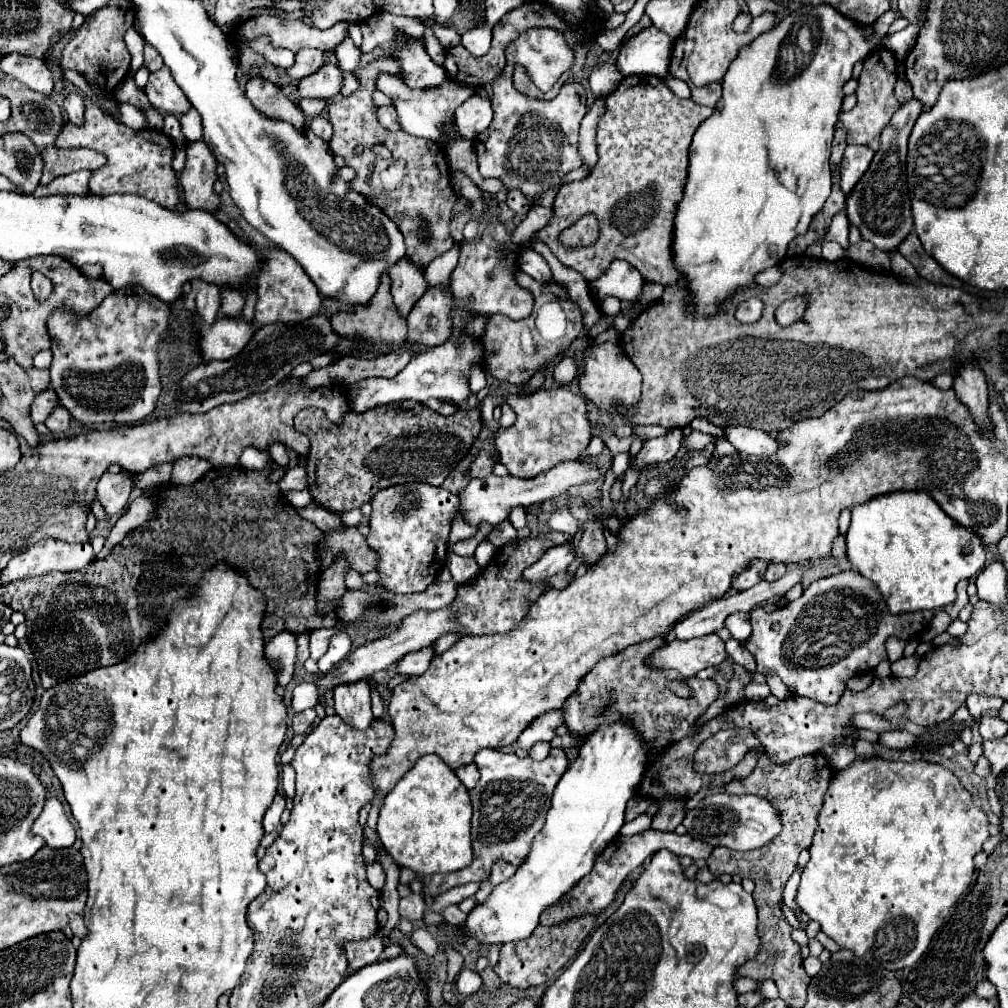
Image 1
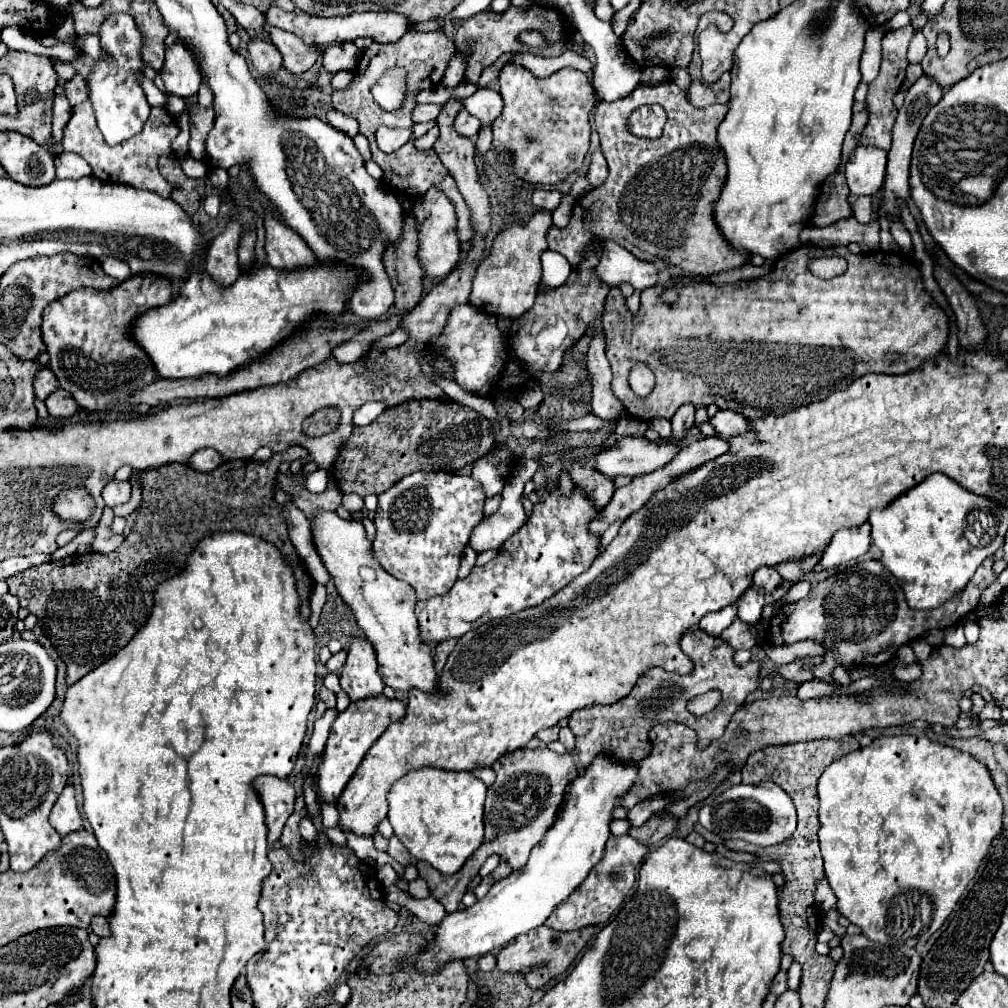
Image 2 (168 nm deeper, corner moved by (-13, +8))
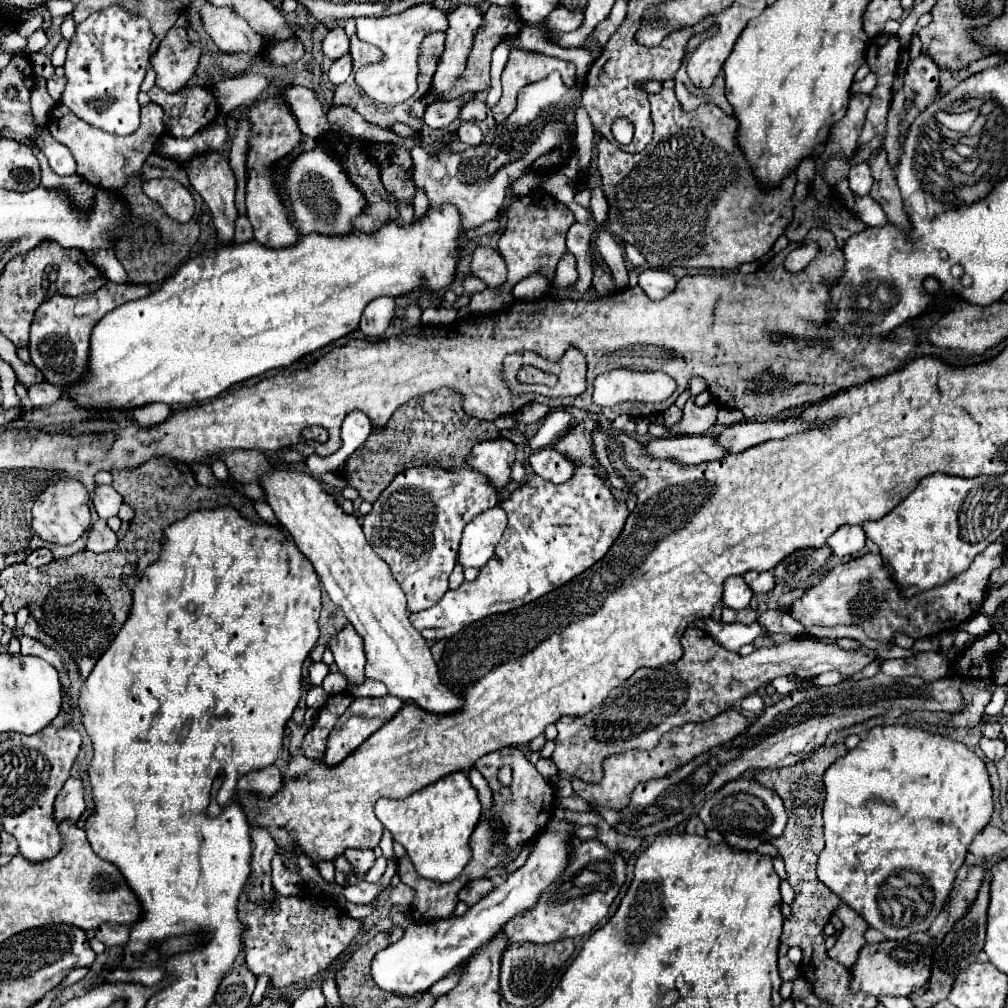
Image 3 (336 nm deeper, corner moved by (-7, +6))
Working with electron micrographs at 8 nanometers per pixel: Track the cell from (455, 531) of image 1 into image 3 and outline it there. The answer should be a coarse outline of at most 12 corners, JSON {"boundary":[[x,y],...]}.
{"boundary":[[506,437],[474,445],[466,459],[494,489],[510,483],[516,447]]}

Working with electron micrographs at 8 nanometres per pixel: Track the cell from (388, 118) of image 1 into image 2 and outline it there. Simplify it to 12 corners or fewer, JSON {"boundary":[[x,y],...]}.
{"boundary":[[418,105],[414,119],[418,123],[436,119],[440,105]]}

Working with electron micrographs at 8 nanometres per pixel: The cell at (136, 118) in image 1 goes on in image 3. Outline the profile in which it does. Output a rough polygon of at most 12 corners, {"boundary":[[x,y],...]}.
{"boundary":[[118,5],[76,25],[60,103],[134,133],[152,31]]}

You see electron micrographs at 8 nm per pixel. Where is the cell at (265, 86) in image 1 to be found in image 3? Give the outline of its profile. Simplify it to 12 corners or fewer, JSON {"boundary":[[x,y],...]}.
{"boundary":[[202,7],[220,51],[258,57],[266,47],[228,7]]}

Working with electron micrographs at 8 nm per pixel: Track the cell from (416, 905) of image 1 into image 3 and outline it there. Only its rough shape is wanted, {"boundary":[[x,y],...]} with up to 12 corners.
{"boundary":[[400,883],[392,889],[390,901],[394,905],[410,907],[414,889]]}

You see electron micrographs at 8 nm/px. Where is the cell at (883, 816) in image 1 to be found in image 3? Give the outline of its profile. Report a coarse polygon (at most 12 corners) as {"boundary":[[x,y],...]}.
{"boundary":[[874,727],[826,769],[818,879],[928,931],[994,813],[984,761]]}

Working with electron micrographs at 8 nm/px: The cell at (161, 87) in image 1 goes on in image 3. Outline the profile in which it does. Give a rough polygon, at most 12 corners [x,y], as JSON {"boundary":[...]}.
{"boundary":[[192,27],[170,29],[150,65],[156,85],[184,89],[200,61]]}

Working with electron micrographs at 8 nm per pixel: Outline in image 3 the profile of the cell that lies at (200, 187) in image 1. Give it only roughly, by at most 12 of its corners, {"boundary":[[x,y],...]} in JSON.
{"boundary":[[152,87],[174,137],[190,139],[218,117],[208,87]]}

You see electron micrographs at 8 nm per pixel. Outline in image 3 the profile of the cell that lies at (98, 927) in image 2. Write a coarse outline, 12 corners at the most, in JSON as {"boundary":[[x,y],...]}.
{"boundary":[[100,925],[96,939],[106,947],[124,945],[126,925]]}

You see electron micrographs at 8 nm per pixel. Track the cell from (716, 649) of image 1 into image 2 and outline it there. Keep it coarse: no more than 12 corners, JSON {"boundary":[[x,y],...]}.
{"boundary":[[738,619],[724,629],[722,639],[738,649],[757,645],[750,625]]}

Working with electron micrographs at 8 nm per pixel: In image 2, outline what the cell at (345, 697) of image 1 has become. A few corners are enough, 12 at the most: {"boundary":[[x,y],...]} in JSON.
{"boundary":[[352,639],[340,685],[352,701],[384,691],[374,649]]}

